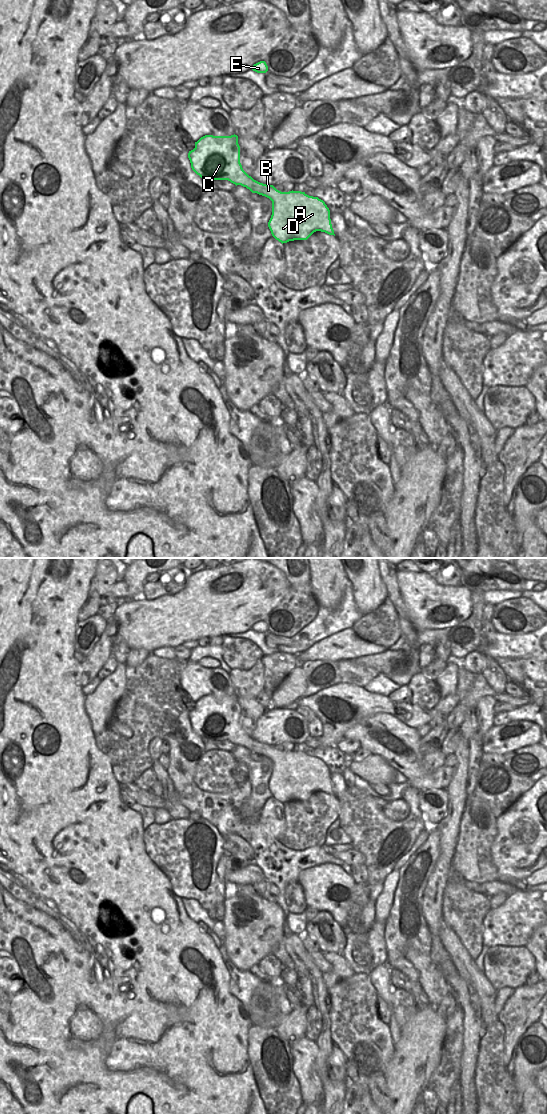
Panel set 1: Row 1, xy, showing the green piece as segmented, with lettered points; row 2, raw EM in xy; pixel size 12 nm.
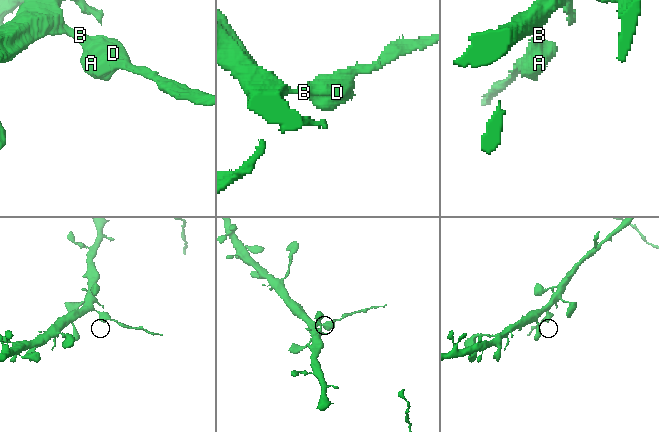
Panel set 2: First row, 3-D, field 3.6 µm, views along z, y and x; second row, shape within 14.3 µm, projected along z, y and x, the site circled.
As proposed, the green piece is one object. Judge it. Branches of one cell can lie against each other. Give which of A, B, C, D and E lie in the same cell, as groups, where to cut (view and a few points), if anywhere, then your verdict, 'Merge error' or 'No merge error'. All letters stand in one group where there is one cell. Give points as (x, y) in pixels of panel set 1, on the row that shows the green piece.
Groups: A B D / C E. Split along xy (263, 184), (263, 187), (257, 193). Merge error.

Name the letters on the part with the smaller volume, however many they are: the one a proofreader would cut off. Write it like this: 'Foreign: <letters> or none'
Foreign: A, B, D

